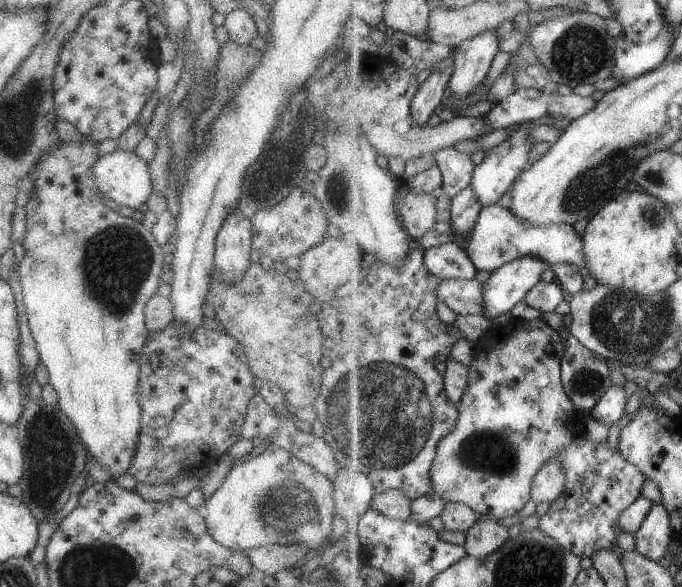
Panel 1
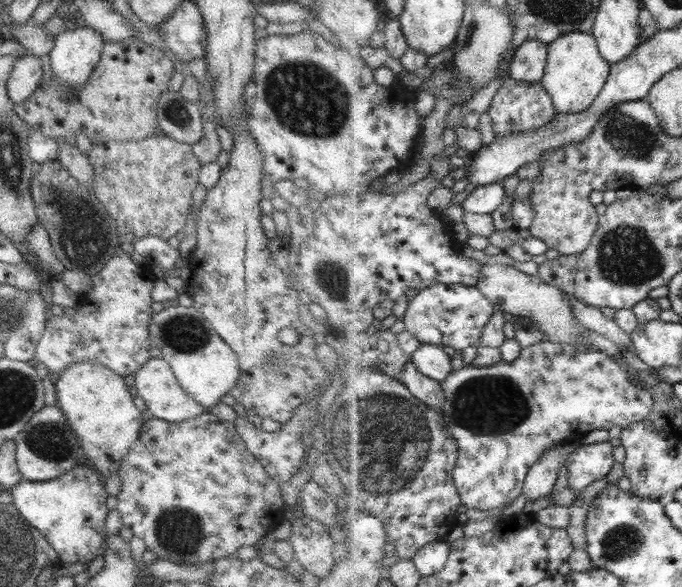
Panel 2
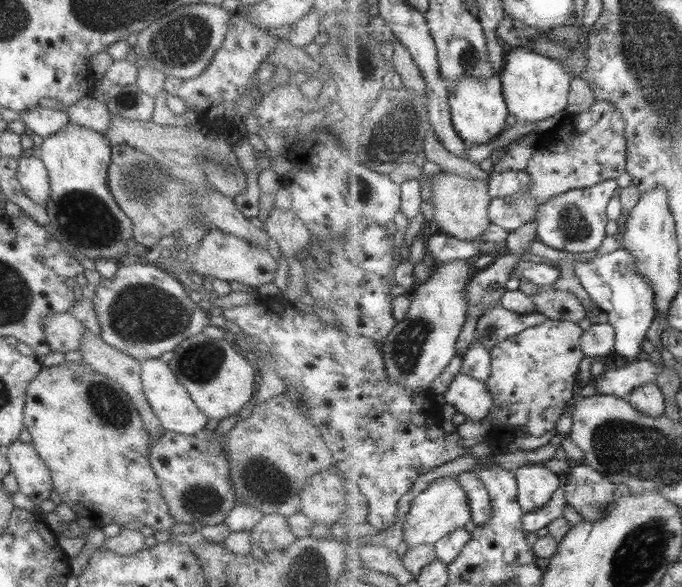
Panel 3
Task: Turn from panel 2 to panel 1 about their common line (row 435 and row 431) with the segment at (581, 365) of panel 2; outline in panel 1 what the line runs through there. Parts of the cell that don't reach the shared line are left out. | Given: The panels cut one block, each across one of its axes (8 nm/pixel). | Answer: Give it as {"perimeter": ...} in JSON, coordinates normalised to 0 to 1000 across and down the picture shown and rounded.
{"perimeter":[[[792,542],[777,549],[752,543],[743,557],[739,557],[736,572],[730,576],[707,576],[698,588],[694,617],[688,625],[689,647],[685,666],[674,687],[669,690],[674,702],[674,709],[669,717],[669,733],[664,733],[664,738],[660,738],[645,755],[642,773],[633,796],[633,821],[636,835],[655,857],[680,857],[691,862],[699,874],[704,874],[707,882],[717,879],[718,882],[733,884],[758,876],[776,852],[780,852],[780,823],[786,809],[796,799],[796,794],[802,792],[802,787],[821,780],[821,790],[831,802],[830,835],[827,836],[827,842],[831,842],[831,879],[828,882],[804,882],[796,879],[789,889],[789,901],[798,905],[806,917],[815,918],[823,927],[823,932],[839,939],[848,951],[870,951],[875,940],[886,935],[899,939],[899,934],[905,928],[905,913],[908,913],[911,905],[903,901],[906,888],[916,874],[916,869],[921,869],[922,862],[927,862],[927,857],[933,855],[934,848],[938,848],[943,821],[949,818],[949,811],[943,806],[943,801],[938,801],[928,787],[922,787],[916,780],[911,763],[903,765],[889,751],[875,756],[875,753],[861,750],[858,739],[843,739],[840,736],[840,722],[843,722],[849,702],[843,702],[846,695],[830,670],[824,647],[824,618],[828,600],[828,583],[823,574],[820,560],[814,562],[808,550],[802,552]]]}

